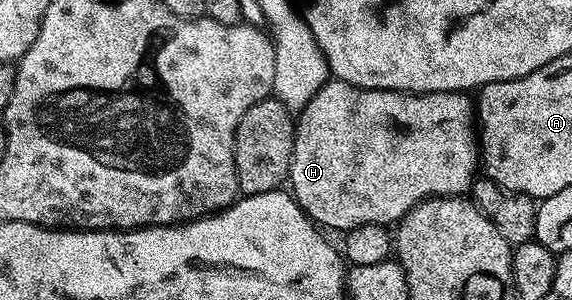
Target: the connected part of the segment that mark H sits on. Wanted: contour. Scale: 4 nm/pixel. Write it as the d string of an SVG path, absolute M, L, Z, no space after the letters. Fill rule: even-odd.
M330 78L313 95L311 102L305 108L300 109L295 120L295 127L297 133L293 143L287 188L310 220L325 230L330 230L329 228L348 230L364 224L396 225L422 200L430 200L433 196L460 196L468 193L478 175L476 172L479 172L479 132L475 127L475 104L464 92L420 93L379 90L378 88L356 88L342 80Z

